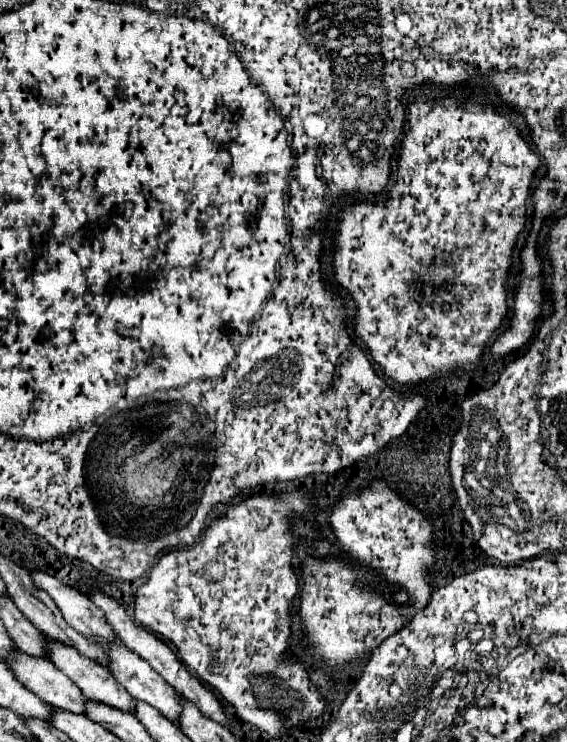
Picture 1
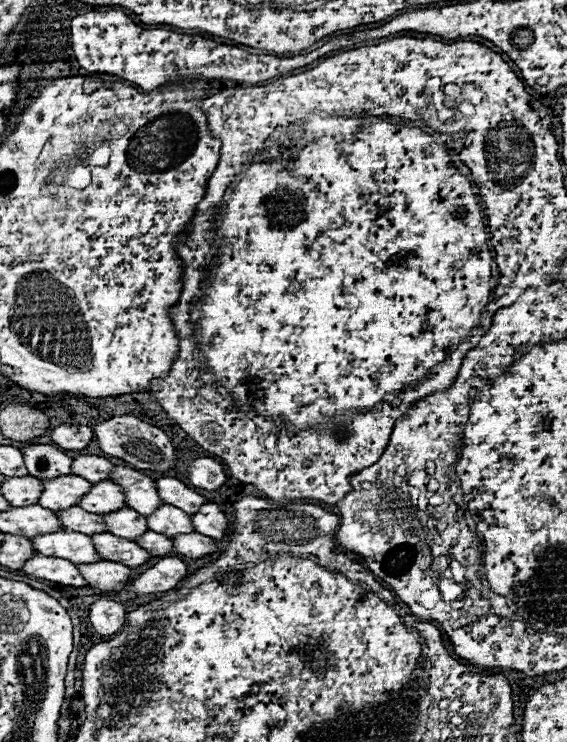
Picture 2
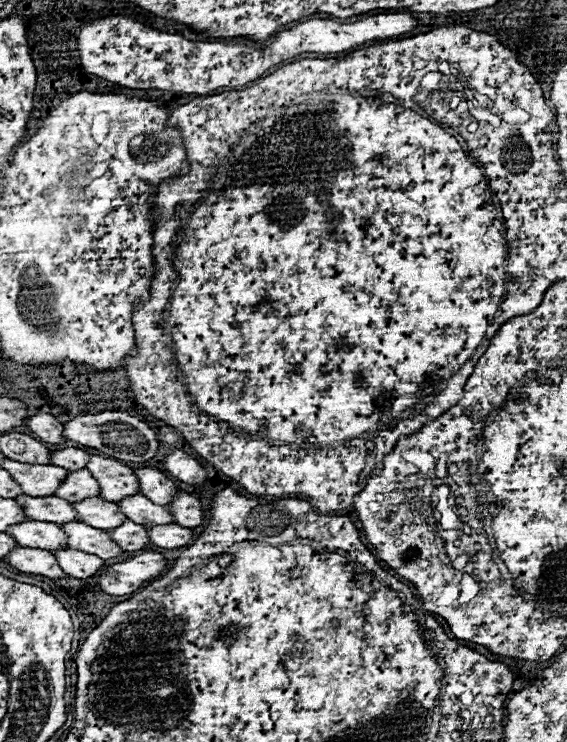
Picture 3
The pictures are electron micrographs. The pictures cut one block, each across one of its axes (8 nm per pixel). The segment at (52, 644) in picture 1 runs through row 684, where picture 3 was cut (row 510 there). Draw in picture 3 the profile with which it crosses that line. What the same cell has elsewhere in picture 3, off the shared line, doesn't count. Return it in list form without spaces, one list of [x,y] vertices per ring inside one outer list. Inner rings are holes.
[[[88,498],[88,500],[74,504],[74,508],[80,514],[82,522],[100,530],[112,530],[116,528],[116,524],[122,524],[126,520],[118,504],[108,502],[104,498]]]

